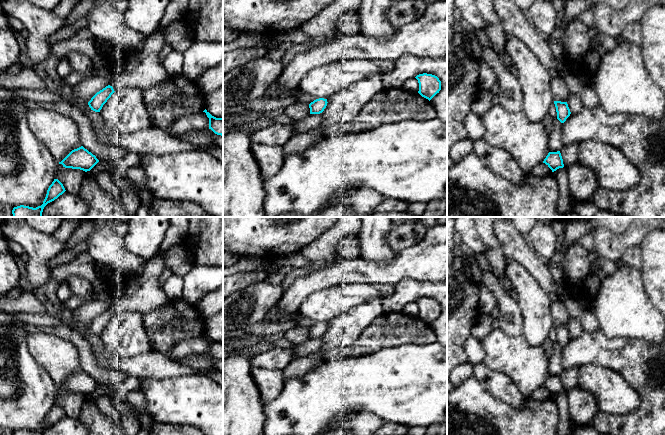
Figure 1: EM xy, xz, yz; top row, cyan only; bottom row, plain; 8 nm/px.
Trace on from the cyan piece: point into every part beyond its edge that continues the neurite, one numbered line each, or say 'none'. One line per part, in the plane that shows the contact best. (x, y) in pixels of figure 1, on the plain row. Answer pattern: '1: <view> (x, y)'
none

